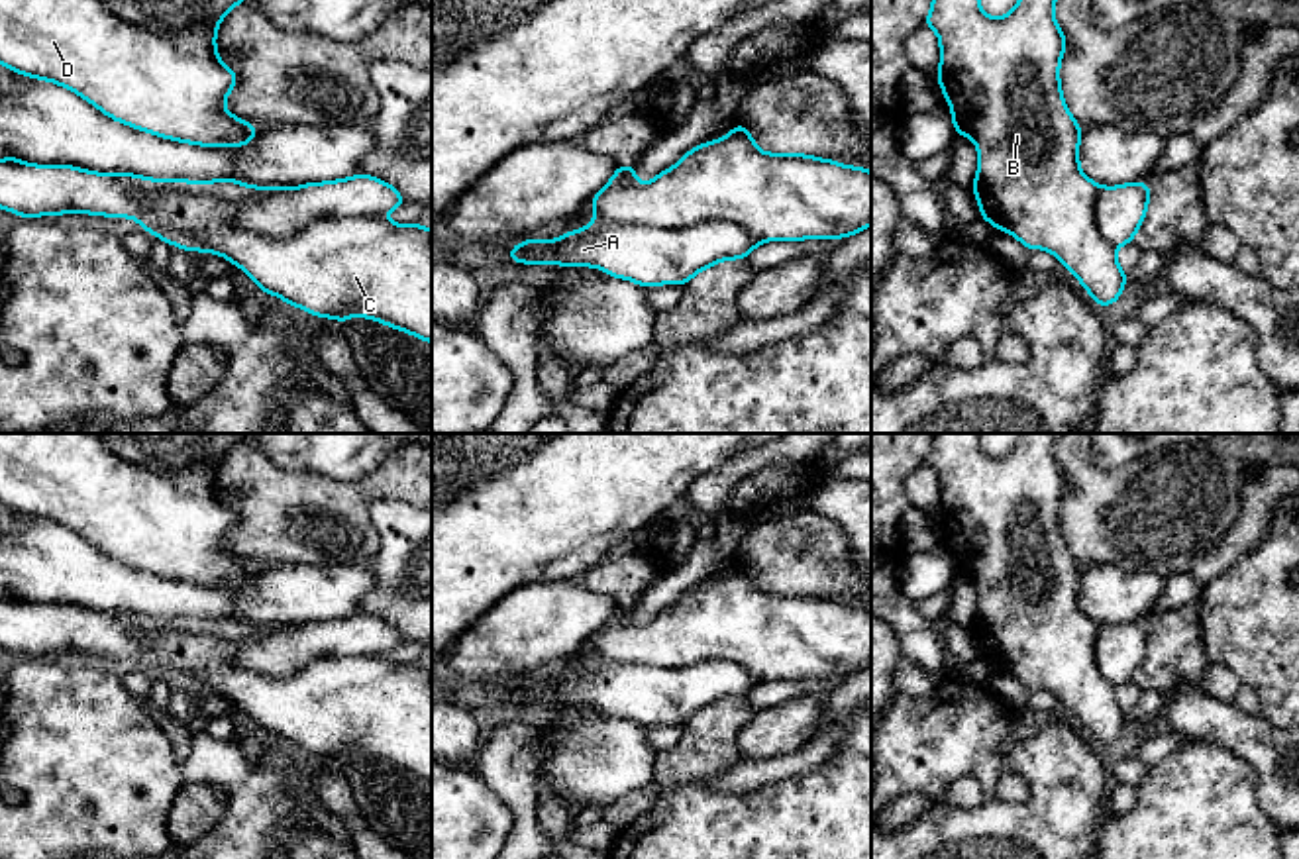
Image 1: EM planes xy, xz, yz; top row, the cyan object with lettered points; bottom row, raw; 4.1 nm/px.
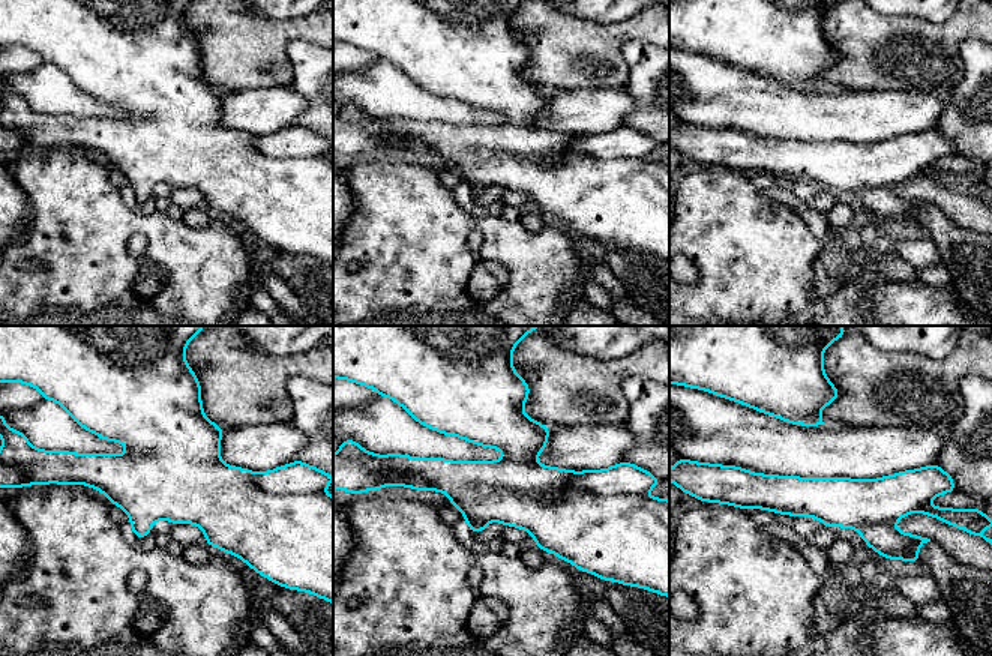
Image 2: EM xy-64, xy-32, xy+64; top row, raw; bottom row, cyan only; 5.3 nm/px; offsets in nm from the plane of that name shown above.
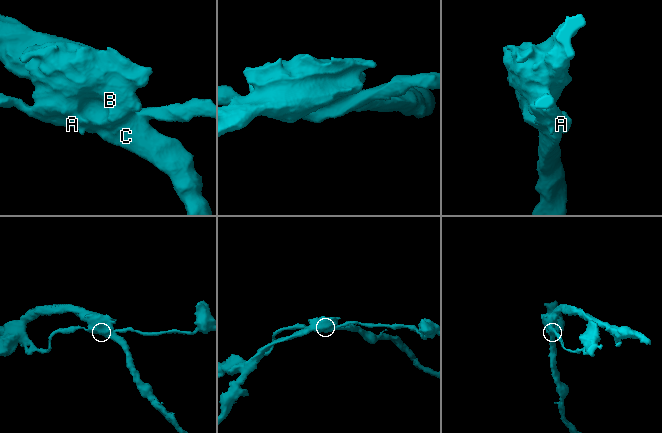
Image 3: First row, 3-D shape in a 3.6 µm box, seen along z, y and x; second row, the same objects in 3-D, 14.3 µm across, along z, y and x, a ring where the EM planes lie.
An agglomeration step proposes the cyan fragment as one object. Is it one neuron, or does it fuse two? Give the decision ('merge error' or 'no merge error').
no merge error

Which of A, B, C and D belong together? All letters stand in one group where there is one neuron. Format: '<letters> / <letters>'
A B C D

